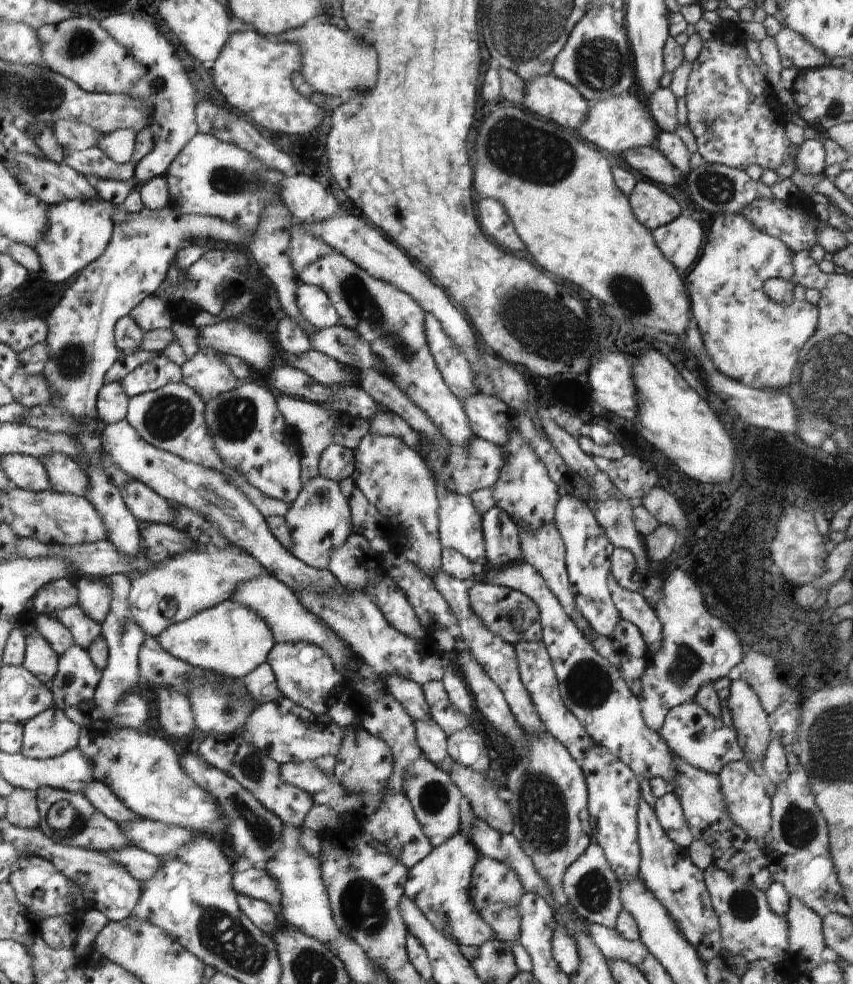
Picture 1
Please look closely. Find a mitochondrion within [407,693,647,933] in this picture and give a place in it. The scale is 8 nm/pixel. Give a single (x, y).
(542, 809)

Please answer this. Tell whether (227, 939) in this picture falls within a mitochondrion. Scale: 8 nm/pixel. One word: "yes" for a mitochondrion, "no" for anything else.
yes

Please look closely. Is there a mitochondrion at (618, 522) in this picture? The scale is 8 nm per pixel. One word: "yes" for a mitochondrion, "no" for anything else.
yes

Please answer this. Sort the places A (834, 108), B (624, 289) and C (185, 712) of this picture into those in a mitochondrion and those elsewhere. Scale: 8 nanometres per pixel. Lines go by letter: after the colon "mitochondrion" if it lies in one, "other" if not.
A: mitochondrion
B: mitochondrion
C: other

